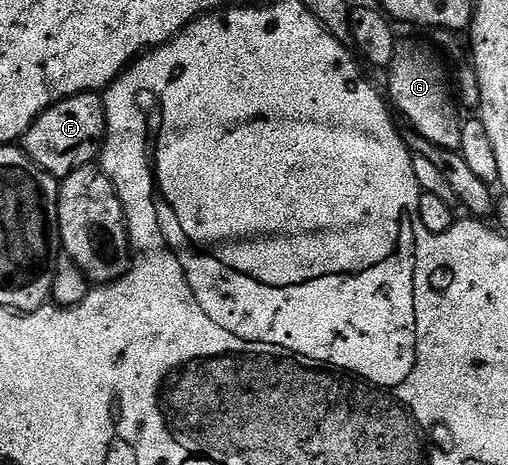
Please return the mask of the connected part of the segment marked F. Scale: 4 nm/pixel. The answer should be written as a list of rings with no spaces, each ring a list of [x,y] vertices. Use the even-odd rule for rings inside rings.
[[[83,91],[42,111],[23,134],[21,149],[37,166],[62,181],[69,173],[92,166],[102,156],[106,139],[107,118],[102,94]]]

